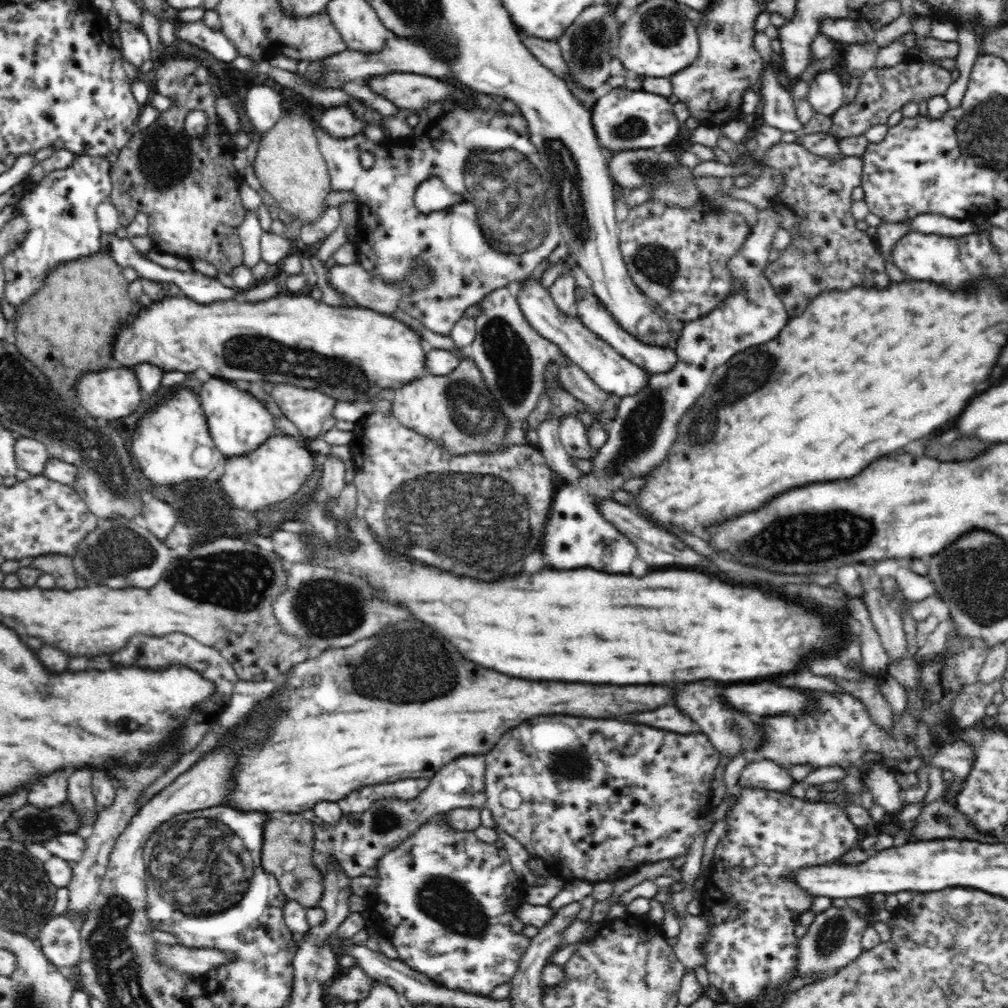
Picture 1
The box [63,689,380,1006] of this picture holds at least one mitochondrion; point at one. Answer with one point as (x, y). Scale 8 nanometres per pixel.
(188, 865)

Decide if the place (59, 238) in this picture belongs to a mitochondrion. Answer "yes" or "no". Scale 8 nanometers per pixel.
yes

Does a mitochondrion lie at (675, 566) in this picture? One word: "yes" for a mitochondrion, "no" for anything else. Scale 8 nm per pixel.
no

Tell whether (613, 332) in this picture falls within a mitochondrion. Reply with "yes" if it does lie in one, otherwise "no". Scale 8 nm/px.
no

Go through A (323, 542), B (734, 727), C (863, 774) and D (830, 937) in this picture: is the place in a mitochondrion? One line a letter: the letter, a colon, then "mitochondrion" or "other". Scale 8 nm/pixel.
A: mitochondrion
B: mitochondrion
C: other
D: mitochondrion

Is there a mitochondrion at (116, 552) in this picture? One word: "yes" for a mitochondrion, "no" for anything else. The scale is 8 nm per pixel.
yes

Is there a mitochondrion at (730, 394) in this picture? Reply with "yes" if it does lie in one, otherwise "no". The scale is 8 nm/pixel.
yes

